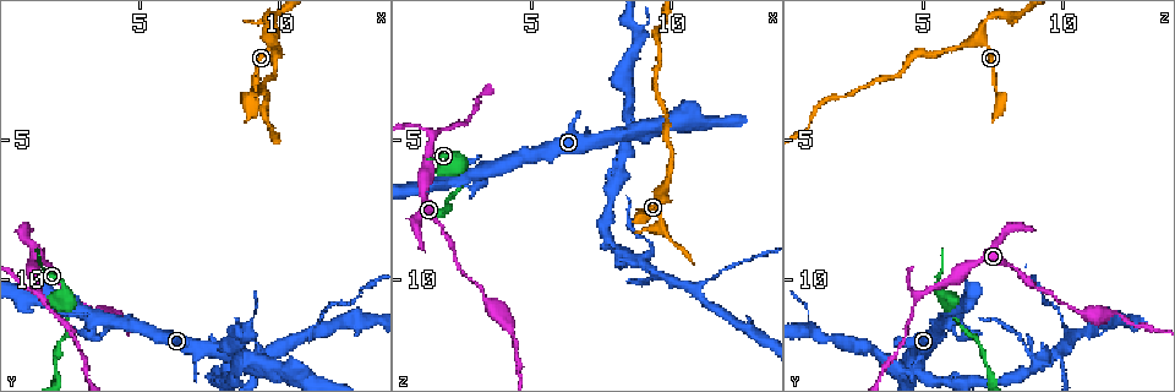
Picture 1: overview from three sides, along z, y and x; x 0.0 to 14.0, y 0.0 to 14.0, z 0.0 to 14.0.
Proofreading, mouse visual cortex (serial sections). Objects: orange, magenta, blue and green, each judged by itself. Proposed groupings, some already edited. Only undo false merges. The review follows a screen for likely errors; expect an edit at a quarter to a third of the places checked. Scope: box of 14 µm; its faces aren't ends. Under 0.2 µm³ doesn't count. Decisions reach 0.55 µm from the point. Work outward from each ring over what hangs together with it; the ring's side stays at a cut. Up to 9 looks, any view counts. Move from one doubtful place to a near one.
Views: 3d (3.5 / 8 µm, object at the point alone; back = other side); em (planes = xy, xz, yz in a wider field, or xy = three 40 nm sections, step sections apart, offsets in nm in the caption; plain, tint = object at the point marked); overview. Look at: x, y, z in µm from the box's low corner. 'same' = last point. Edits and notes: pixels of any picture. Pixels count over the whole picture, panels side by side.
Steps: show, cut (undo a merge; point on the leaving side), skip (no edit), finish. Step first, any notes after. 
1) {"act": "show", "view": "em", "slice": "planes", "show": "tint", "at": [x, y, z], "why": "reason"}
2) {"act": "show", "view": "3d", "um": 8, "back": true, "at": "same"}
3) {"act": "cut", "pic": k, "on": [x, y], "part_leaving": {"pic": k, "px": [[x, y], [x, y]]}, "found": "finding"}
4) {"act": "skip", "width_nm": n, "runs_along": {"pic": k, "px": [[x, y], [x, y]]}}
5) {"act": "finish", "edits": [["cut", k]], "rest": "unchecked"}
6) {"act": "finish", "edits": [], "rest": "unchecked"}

{"act": "show", "view": "em", "slice": "xy", "step": 1, "show": "tint", "at": [2.4, 11.1, 5.9], "why": "calibre changes"}

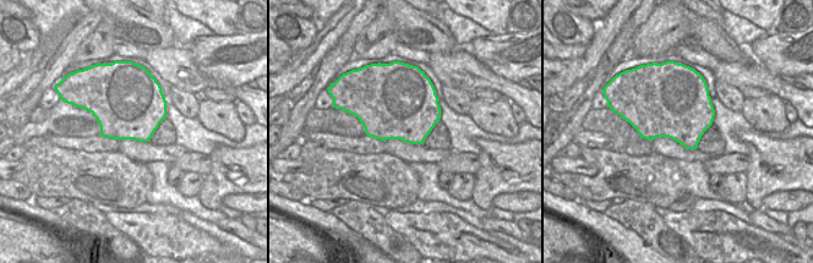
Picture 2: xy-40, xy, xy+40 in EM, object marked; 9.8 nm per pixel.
{"act": "show", "view": "3d", "um": 3.5, "at": "same", "why": "wider look"}

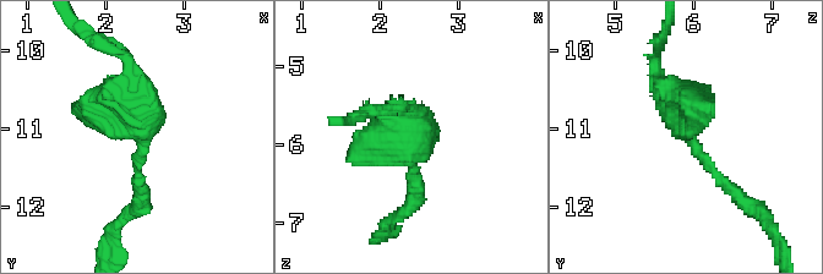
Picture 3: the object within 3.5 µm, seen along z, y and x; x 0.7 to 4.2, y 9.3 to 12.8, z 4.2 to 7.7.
{"act": "skip", "width_nm": 600, "runs_along": {"pic": 3, "px": [[654, 66], [695, 148], [745, 201]]}, "found": "continuous, no second cell"}

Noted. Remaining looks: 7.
{"act": "show", "view": "3d", "um": 8, "at": [8.7, 12.9, 4.7], "why": "thin neck"}

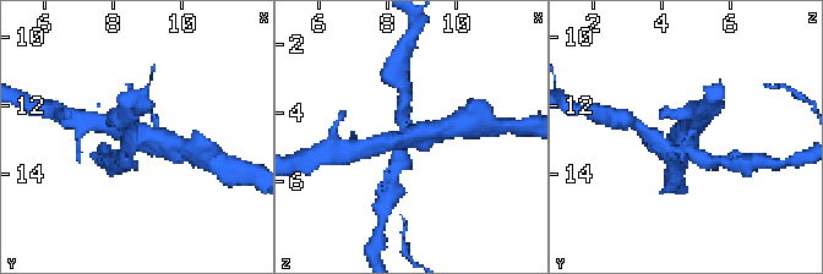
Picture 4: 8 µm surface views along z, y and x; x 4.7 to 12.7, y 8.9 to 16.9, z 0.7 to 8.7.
{"act": "show", "view": "em", "slice": "planes", "show": "tint", "at": [8.7, 12.8, 4.6], "why": "shape alone is not enough"}

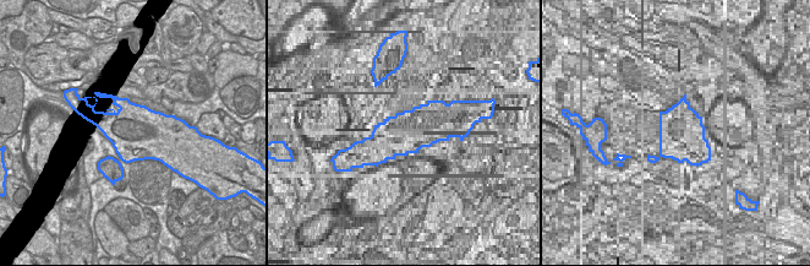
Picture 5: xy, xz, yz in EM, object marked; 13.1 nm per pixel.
{"act": "skip", "found": "continuous, no second cell"}

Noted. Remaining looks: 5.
{"act": "show", "view": "3d", "um": 3.5, "at": [9.5, 12.7, 9.8], "why": "side arm on a straight run"}

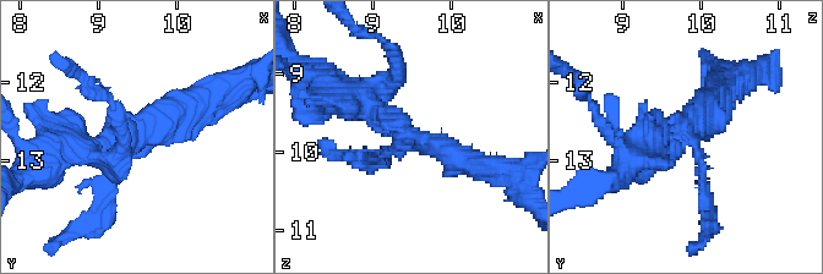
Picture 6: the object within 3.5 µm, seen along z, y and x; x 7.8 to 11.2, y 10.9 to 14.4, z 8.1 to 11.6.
{"act": "show", "view": "em", "slice": "xy", "step": 5, "show": "tint", "at": [9.45, 12.70, 9.75]}

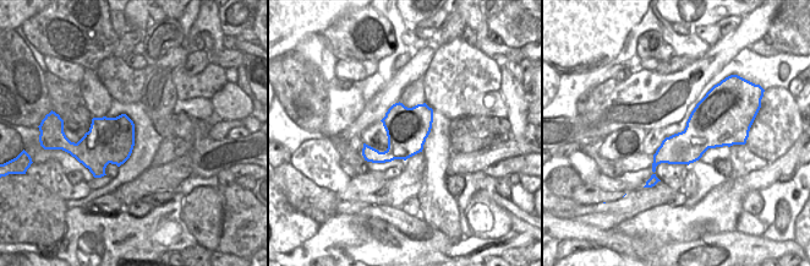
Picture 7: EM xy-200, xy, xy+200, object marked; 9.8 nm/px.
{"act": "skip", "arm_widths_nm": [150, 350, 350], "runs_along": {"pic": 6, "px": [[345, 98], [473, 163]]}, "found": "continuous, no second cell"}

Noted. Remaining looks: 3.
{"act": "show", "view": "3d", "um": 3.5, "at": [11.4, 11.5, 10.0], "why": "sudden change in width"}

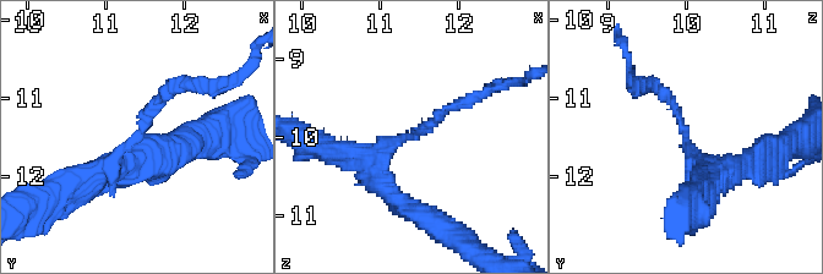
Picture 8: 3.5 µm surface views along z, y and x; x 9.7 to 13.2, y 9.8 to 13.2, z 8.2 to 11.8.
{"act": "show", "view": "em", "slice": "xy", "step": 2, "show": "tint", "at": [11.40, 11.45, 10.00]}

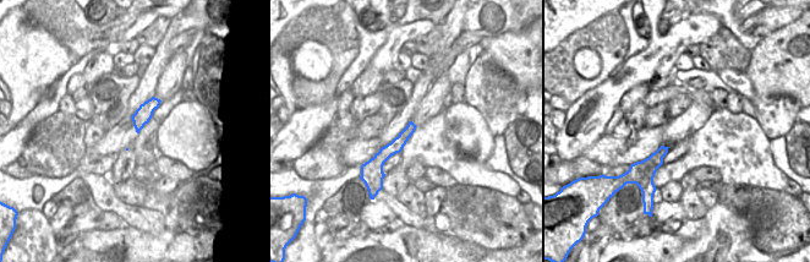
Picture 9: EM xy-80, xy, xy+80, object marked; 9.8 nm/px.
{"act": "skip", "arm_widths_nm": [150, 350], "runs_along": {"pic": 8, "px": [[76, 185], [185, 83]]}, "found": "all the same cell"}

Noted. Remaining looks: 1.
{"act": "finish", "edits": [], "rest": "unchecked"}

